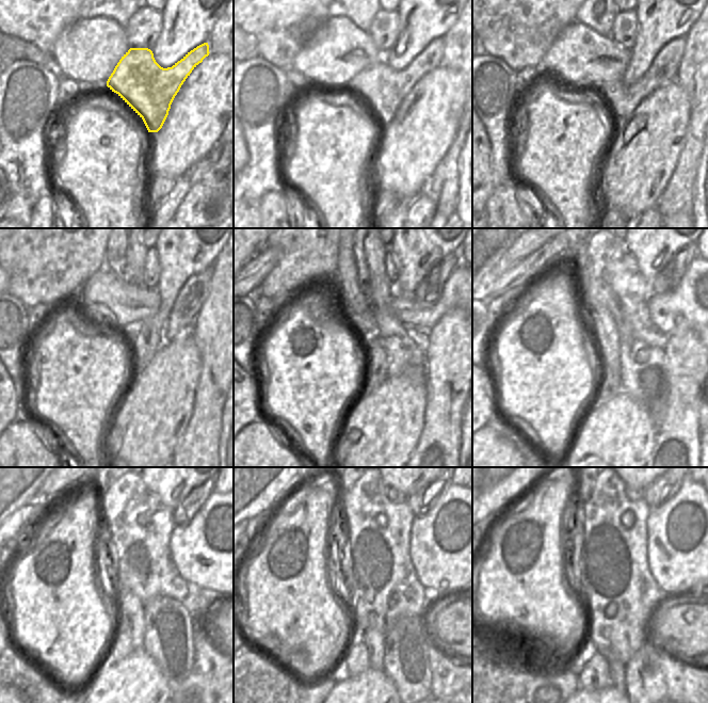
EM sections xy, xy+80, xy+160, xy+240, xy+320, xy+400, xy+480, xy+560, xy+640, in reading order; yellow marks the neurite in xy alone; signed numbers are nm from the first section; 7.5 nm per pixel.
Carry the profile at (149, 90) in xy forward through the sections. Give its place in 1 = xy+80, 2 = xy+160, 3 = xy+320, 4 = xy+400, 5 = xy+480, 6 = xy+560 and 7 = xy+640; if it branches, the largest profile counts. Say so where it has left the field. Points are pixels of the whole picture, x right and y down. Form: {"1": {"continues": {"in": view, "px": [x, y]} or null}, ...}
{"1": {"continues": {"in": "xy+80", "px": [384, 89]}}, "2": {"continues": {"in": "xy+160", "px": [622, 99]}}, "3": {"continues": {"in": "xy+320", "px": [428, 292]}}, "4": {"continues": {"in": "xy+400", "px": [675, 273]}}, "5": {"continues": {"in": "xy+480", "px": [198, 495]}}, "6": {"continues": {"in": "xy+560", "px": [422, 500]}}, "7": {"continues": {"in": "xy+640", "px": [662, 489]}}}

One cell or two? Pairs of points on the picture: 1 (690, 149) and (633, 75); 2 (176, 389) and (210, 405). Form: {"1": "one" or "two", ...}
{"1": "two", "2": "two"}

